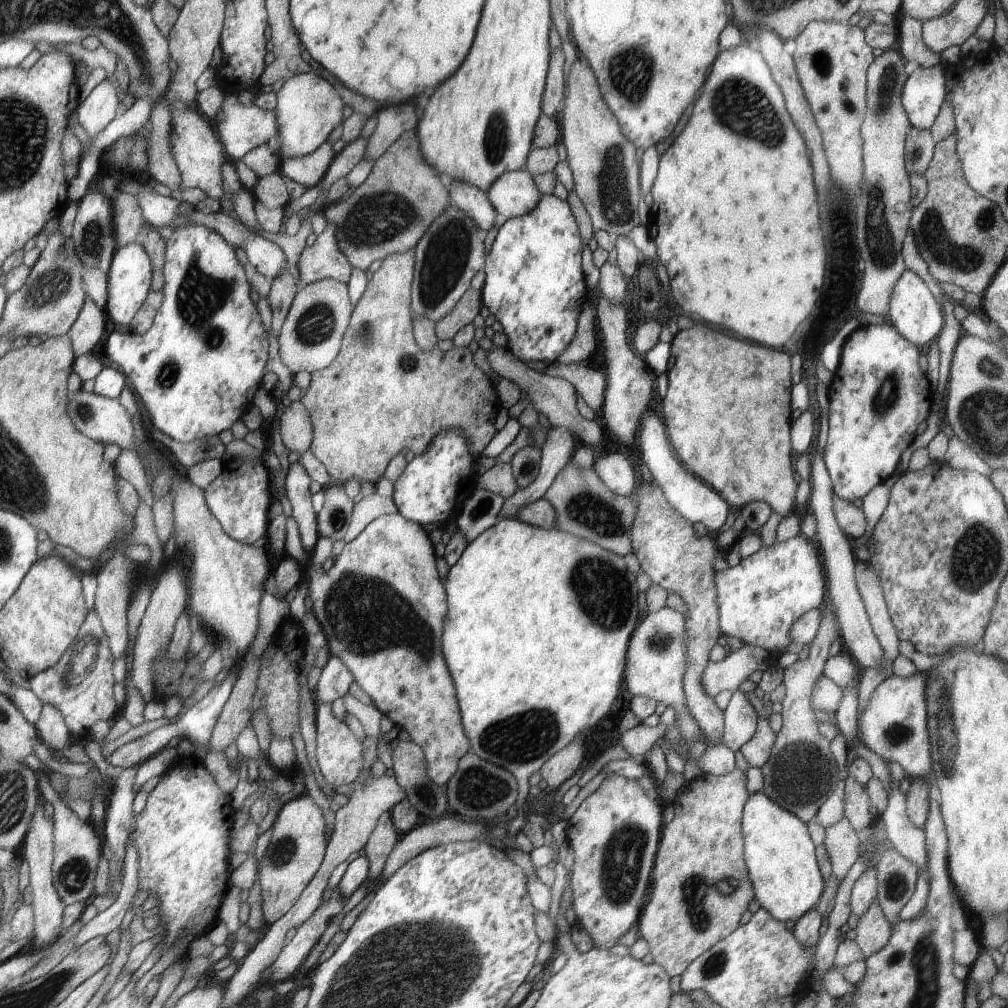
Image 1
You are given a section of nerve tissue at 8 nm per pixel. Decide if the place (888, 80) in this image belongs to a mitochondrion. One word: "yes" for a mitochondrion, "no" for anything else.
yes

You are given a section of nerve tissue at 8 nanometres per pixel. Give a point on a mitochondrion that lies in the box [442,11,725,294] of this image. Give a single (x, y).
(614, 196)

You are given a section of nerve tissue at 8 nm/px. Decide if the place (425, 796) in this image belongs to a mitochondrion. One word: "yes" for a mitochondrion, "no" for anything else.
yes

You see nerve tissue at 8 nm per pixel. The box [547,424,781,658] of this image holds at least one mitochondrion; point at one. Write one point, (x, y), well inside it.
(604, 590)

